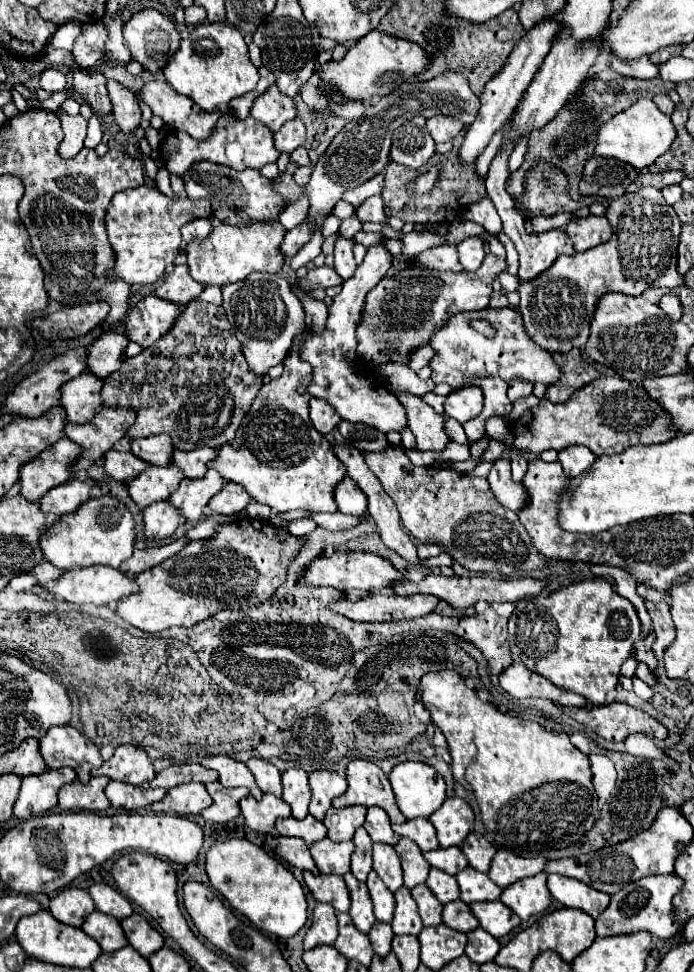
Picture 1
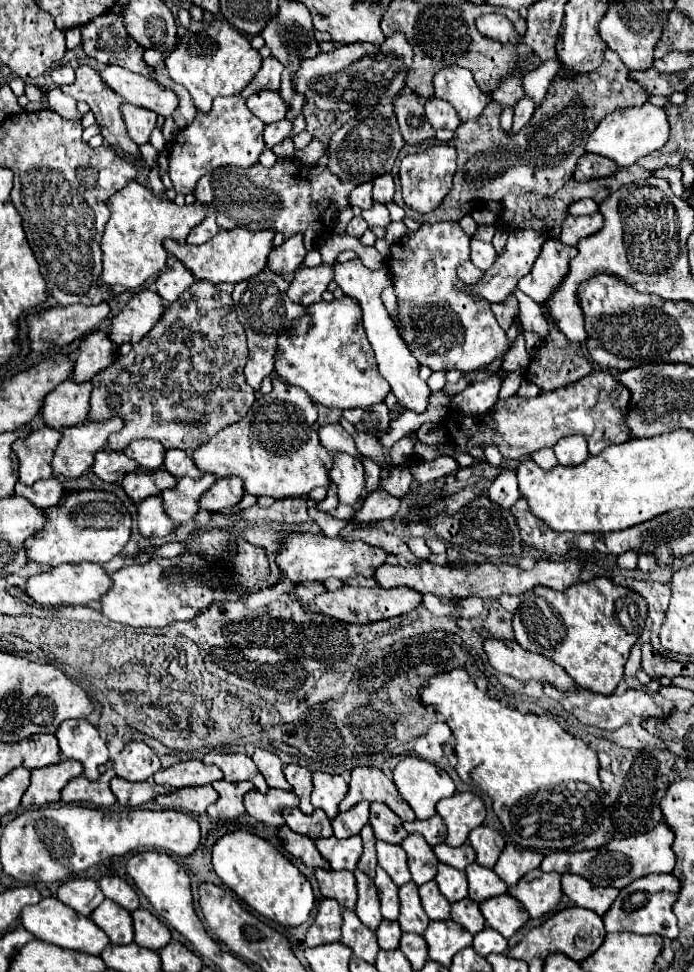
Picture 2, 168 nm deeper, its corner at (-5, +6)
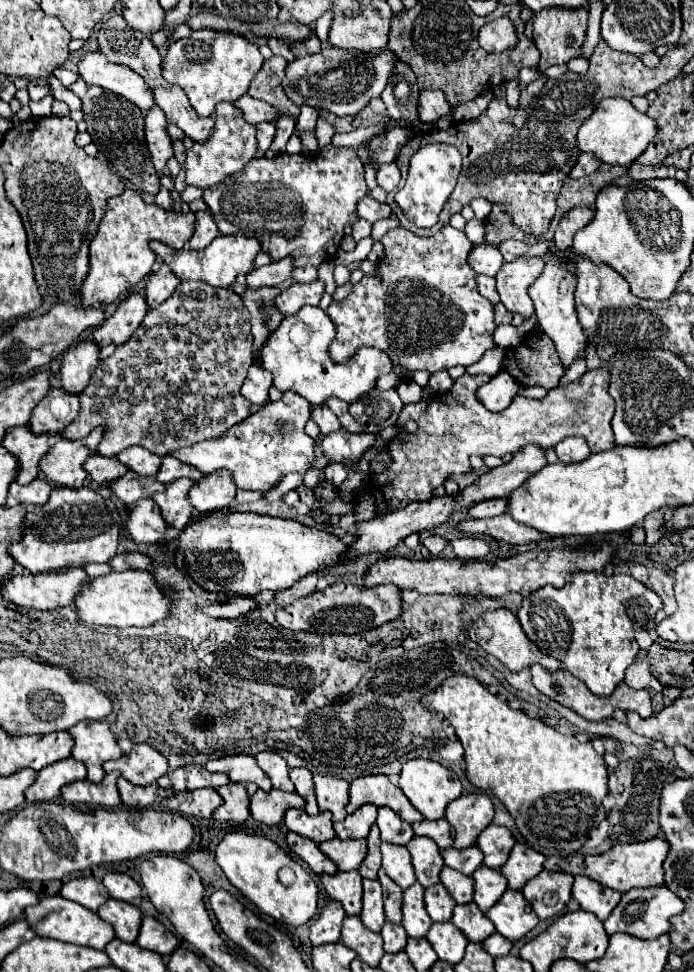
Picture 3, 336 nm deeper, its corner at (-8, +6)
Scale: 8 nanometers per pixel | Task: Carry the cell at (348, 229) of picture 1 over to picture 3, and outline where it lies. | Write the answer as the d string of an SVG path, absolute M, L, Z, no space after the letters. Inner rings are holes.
M358 219L352 225L352 237L354 237L354 241L360 241L364 237L370 237L370 233L372 233L372 223L366 221L366 219Z

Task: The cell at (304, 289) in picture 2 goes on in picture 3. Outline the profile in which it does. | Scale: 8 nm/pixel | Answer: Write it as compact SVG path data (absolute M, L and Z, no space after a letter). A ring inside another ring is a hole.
M322 281L294 283L274 299L274 307L278 309L278 313L290 317L290 315L296 315L304 305L318 305L322 293L324 293Z

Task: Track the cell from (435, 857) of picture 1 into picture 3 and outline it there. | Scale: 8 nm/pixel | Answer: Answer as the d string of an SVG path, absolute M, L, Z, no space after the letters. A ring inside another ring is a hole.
M476 845L468 847L468 849L460 849L460 851L450 847L450 849L442 851L442 859L444 859L444 863L448 867L452 867L452 869L456 869L460 873L472 875L482 865L484 855L482 855L482 851Z

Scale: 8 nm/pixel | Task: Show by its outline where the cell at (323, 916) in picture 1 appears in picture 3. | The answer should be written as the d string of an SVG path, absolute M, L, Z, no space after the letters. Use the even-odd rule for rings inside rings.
M330 901L322 909L320 917L310 927L312 945L326 945L326 943L340 941L340 931L342 931L344 917L346 917L344 907L338 901Z

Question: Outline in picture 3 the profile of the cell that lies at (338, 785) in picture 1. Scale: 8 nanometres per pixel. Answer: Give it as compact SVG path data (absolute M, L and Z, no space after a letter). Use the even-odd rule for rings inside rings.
M314 777L316 785L316 799L320 811L330 811L334 821L342 821L346 817L346 803L348 803L348 783L336 777Z

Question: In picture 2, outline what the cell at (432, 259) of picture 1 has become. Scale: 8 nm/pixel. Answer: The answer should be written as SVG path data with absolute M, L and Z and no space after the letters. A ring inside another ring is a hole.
M467 259L467 261L463 261L463 263L459 265L457 275L459 275L459 279L461 279L463 283L475 283L475 281L479 281L479 279L483 277L483 271L479 271L479 269Z

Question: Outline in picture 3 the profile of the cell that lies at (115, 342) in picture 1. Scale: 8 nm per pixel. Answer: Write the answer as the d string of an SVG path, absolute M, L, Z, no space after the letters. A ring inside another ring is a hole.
M92 341L70 347L60 363L60 387L70 395L78 395L88 385L96 365L98 347Z

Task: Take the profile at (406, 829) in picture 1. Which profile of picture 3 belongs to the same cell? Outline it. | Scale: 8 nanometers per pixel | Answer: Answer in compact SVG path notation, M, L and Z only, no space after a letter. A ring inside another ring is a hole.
M438 819L438 821L420 821L420 823L414 823L412 829L414 829L416 835L424 835L424 837L434 839L440 849L452 847L452 843L454 843L452 827L450 827L450 823L448 823L446 819Z

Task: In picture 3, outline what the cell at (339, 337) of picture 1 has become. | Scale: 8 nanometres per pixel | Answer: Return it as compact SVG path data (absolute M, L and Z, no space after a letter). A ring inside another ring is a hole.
M302 307L298 315L286 317L280 327L270 333L270 339L266 339L254 357L262 369L268 369L274 375L272 385L276 389L282 393L294 391L302 395L310 405L322 405L328 397L338 397L346 403L352 403L374 387L378 375L392 371L390 359L372 347L362 347L362 351L358 349L358 353L346 363L332 363L328 355L332 339L334 323L330 317L318 307Z

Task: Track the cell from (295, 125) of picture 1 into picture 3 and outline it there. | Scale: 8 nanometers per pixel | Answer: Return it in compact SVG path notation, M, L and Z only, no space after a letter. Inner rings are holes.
M258 123L256 125L256 141L258 141L258 149L260 151L266 151L274 139L274 133L276 133L276 127L274 123Z

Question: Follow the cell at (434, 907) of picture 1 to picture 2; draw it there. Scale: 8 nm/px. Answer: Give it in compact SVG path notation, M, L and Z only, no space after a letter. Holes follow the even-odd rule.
M427 881L425 885L421 885L419 895L421 895L421 903L423 903L423 909L429 915L429 919L433 919L433 921L449 919L451 903L441 895L435 881Z

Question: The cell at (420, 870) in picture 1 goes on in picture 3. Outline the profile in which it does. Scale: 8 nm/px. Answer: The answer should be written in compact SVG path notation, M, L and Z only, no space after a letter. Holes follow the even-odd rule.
M412 837L412 841L406 845L412 855L412 865L416 871L418 883L426 889L430 885L436 885L440 879L440 869L444 867L444 859L440 857L440 849L434 841L426 837Z

